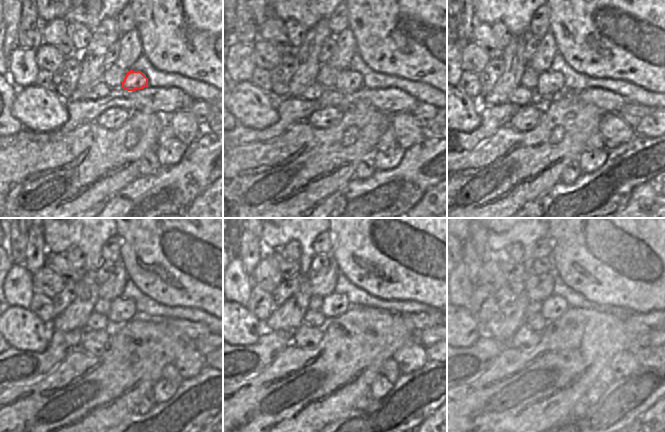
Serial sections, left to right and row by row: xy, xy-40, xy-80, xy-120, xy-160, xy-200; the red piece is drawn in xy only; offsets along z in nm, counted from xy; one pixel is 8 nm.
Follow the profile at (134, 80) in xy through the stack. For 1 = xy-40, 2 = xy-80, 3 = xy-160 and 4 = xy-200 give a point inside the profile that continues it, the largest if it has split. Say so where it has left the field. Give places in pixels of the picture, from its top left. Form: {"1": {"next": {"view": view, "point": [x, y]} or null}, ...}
{"1": {"next": {"view": "xy-40", "point": [349, 81]}}, "2": {"next": {"view": "xy-80", "point": [572, 80]}}, "3": {"next": {"view": "xy-160", "point": [336, 305]}}, "4": {"next": {"view": "xy-200", "point": [553, 307]}}}

